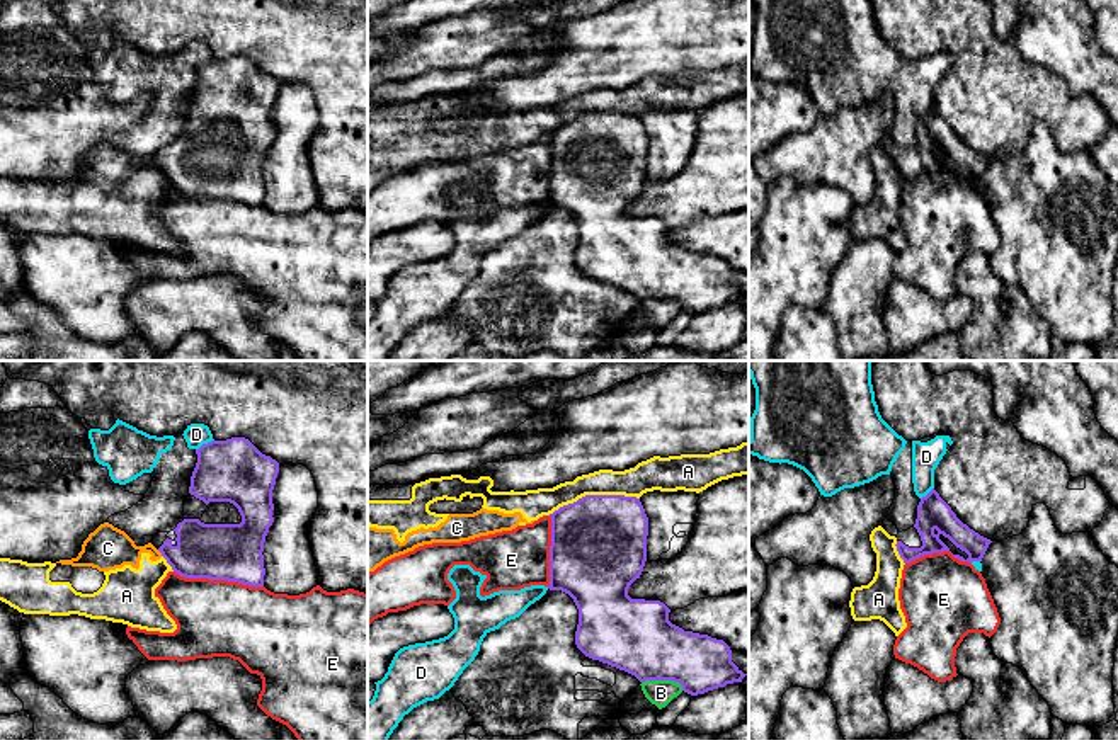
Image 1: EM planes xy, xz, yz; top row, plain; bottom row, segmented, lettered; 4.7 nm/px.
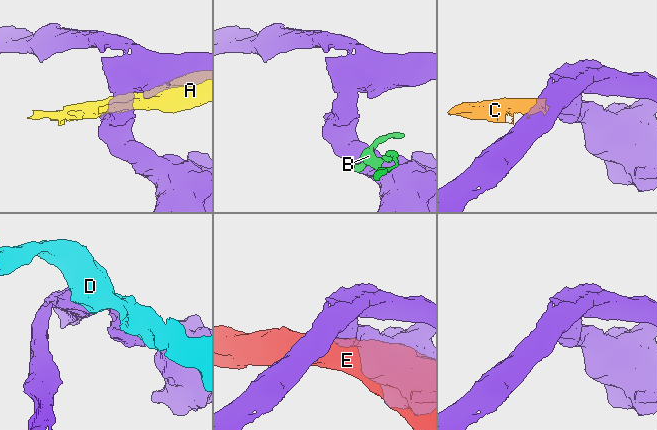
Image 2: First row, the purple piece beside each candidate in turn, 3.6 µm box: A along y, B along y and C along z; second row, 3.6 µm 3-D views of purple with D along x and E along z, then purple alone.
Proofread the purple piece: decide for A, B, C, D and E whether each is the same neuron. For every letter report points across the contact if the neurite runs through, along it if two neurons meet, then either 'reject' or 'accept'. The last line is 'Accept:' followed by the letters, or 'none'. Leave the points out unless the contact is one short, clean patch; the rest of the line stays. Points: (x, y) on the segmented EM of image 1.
A: along xz (638, 497), (582, 495), (548, 514) | reject
B: along xz (642, 683), (676, 681), (683, 689) | reject
C: along xy (157, 550), (162, 555) | reject
D: reject
E: reject
Accept: none

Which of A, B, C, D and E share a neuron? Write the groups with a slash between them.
A C / B / D / E

